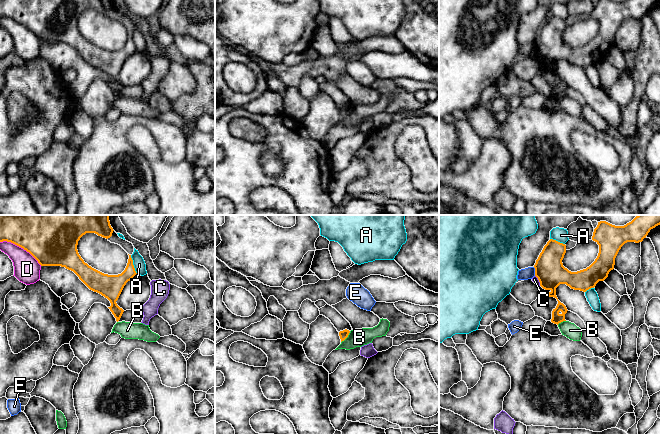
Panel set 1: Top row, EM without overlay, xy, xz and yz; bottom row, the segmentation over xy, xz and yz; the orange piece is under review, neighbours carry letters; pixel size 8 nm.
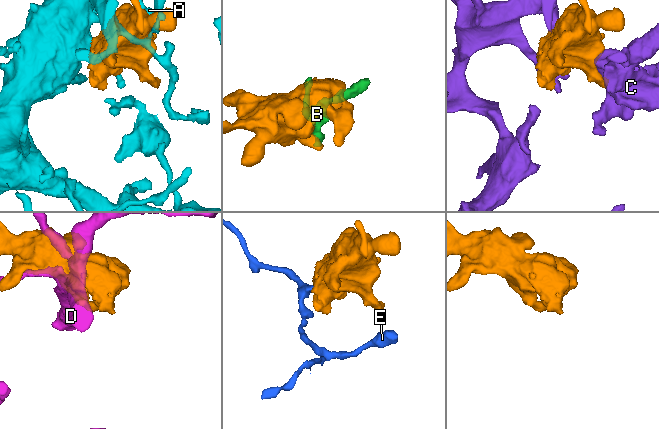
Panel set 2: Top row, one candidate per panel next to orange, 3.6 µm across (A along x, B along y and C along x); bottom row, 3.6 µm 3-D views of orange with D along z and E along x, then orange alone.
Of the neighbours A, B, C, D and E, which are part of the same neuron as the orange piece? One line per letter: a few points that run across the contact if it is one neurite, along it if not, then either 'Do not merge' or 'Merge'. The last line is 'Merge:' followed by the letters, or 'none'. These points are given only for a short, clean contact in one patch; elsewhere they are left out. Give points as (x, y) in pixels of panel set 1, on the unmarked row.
A: Do not merge
B: Line: xz (350, 107), (341, 118). Do not merge
C: Do not merge
D: Do not merge
E: Line: yz (533, 43), (535, 51). Do not merge
Merge: none

